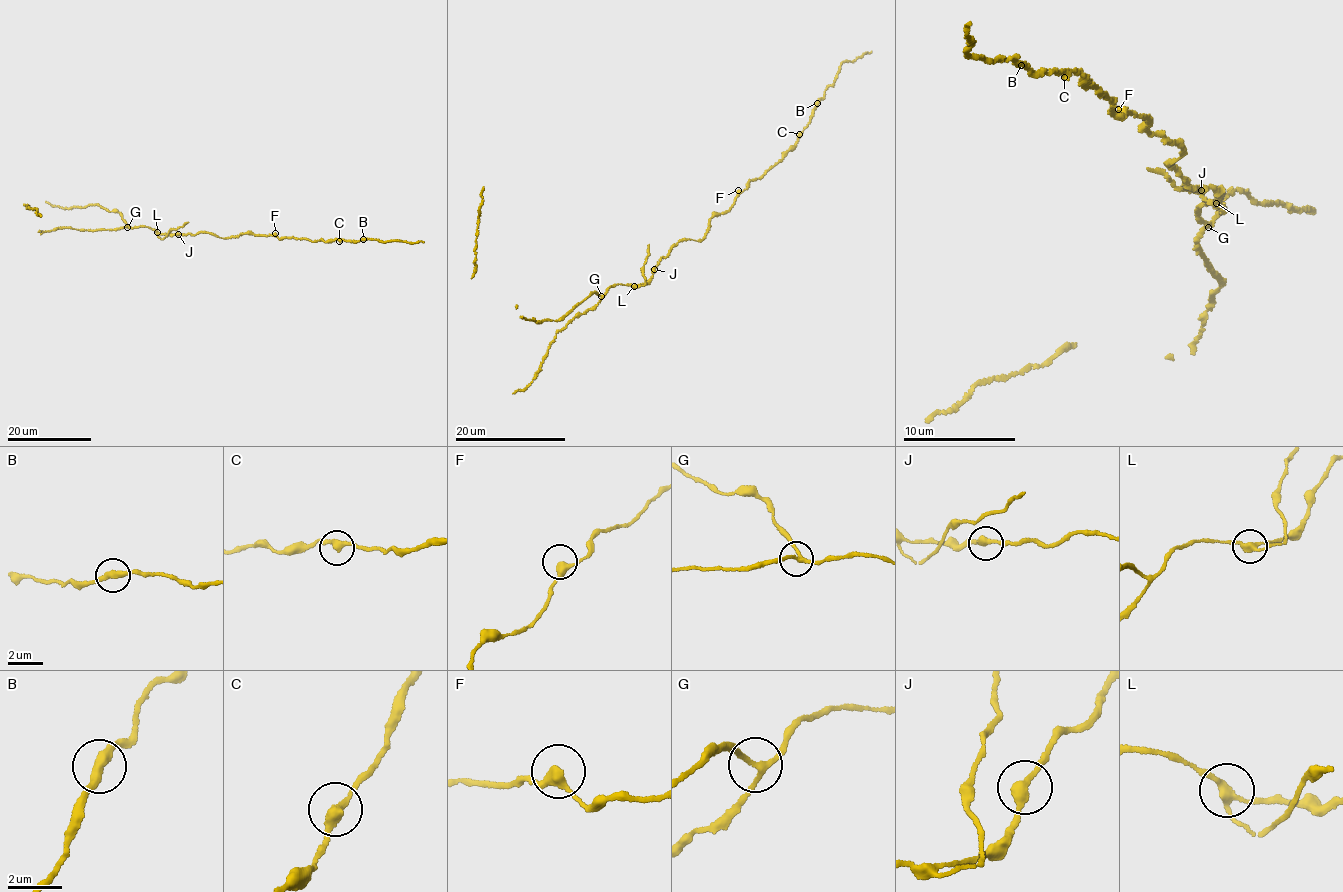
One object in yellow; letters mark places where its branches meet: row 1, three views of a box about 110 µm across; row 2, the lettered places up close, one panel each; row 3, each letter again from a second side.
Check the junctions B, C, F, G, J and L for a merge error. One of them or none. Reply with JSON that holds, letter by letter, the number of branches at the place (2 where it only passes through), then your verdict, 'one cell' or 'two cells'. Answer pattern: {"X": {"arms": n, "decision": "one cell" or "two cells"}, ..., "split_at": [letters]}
{"B": {"arms": 2, "decision": "one cell"}, "C": {"arms": 2, "decision": "one cell"}, "F": {"arms": 2, "decision": "one cell"}, "G": {"arms": 3, "decision": "one cell"}, "J": {"arms": 2, "decision": "one cell"}, "L": {"arms": 3, "decision": "two cells"}, "split_at": ["L"]}

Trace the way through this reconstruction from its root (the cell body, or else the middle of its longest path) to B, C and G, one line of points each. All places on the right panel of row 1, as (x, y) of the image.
B: (1190, 186), (1169, 165), (1181, 147), (1150, 133), (1148, 116), (1114, 114), (1113, 100), (1080, 73), (1021, 65)
C: (1190, 186), (1169, 165), (1181, 147), (1150, 133), (1148, 116), (1114, 114), (1113, 100), (1080, 73), (1064, 77)
G: (1190, 186), (1213, 188), (1219, 197), (1196, 210), (1208, 227)

